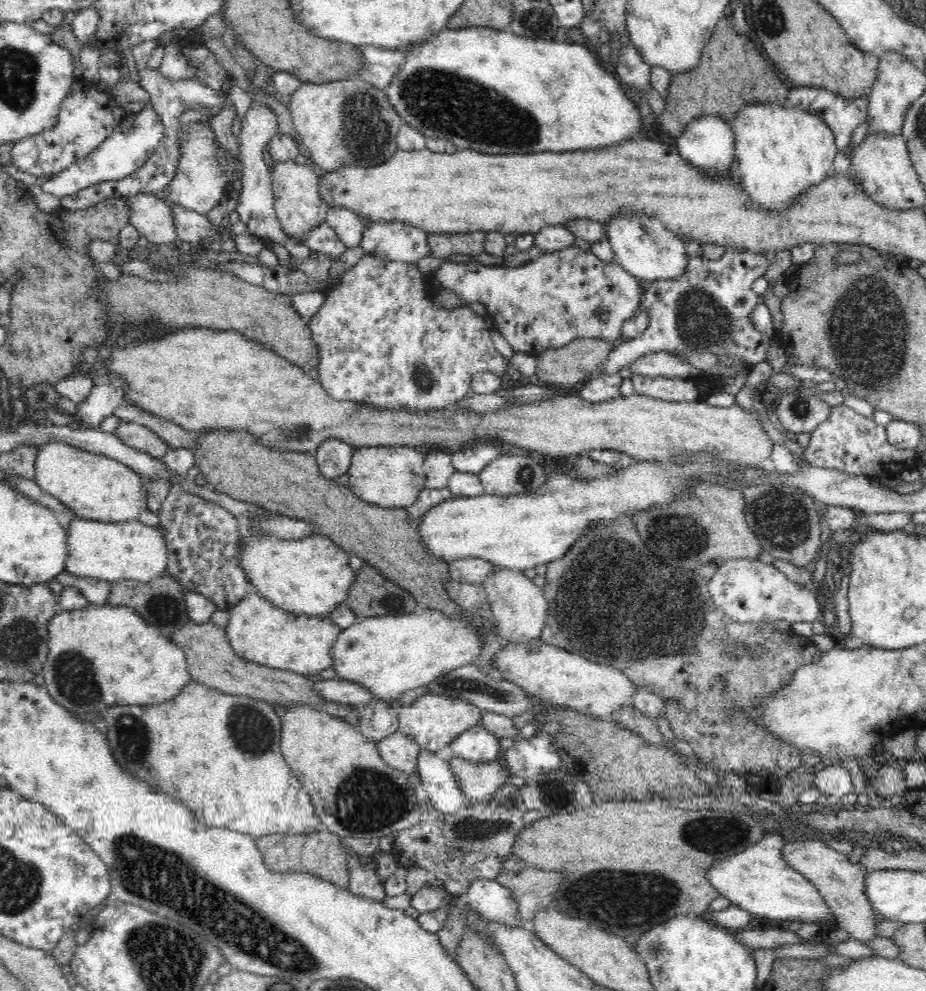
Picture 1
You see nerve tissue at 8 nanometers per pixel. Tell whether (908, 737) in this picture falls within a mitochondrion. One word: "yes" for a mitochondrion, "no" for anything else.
no

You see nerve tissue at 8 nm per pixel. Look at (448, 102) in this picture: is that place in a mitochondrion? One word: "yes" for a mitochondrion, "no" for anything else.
yes

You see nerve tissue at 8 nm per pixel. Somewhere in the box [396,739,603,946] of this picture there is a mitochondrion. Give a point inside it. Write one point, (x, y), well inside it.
(465, 835)

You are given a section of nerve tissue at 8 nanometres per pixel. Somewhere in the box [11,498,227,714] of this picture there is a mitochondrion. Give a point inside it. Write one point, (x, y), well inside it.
(75, 679)

